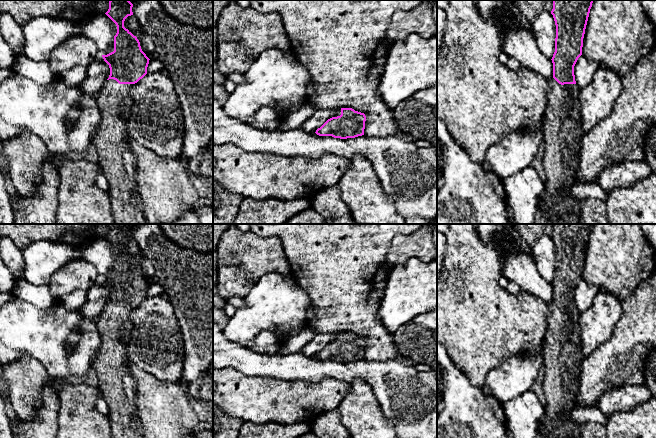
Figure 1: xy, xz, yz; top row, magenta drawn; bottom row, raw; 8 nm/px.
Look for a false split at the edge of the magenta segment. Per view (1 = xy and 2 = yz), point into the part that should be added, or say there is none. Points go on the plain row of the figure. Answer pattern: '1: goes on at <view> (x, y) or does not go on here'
1: goes on at xy (117, 385)
2: goes on at yz (562, 349)

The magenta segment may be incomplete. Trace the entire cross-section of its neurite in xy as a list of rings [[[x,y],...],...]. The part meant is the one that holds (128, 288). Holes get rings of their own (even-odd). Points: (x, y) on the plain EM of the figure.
[[[129,224],[109,225],[109,233],[105,238],[116,248],[117,257],[114,260],[114,275],[102,279],[110,292],[109,302],[95,321],[100,333],[101,346],[93,361],[93,369],[99,378],[100,395],[109,409],[112,438],[144,438],[137,410],[137,383],[131,371],[127,345],[132,336],[131,312],[147,298],[150,283],[142,275],[137,261],[124,251],[125,243],[133,239],[132,231],[133,228]]]

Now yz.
[[[553,224],[553,239],[556,249],[555,276],[552,281],[553,301],[547,304],[547,329],[543,343],[544,358],[544,395],[546,398],[545,415],[542,420],[542,427],[546,438],[581,438],[580,424],[572,420],[569,413],[580,407],[577,403],[577,396],[580,385],[581,366],[585,355],[582,352],[582,342],[580,338],[579,316],[574,299],[574,290],[578,282],[582,279],[583,262],[585,253],[594,224]]]

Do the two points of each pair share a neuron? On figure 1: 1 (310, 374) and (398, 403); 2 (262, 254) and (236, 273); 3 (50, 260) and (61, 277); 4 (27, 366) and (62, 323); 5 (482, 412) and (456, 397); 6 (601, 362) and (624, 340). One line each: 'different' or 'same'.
1: same
2: same
3: different
4: different
5: same
6: same

